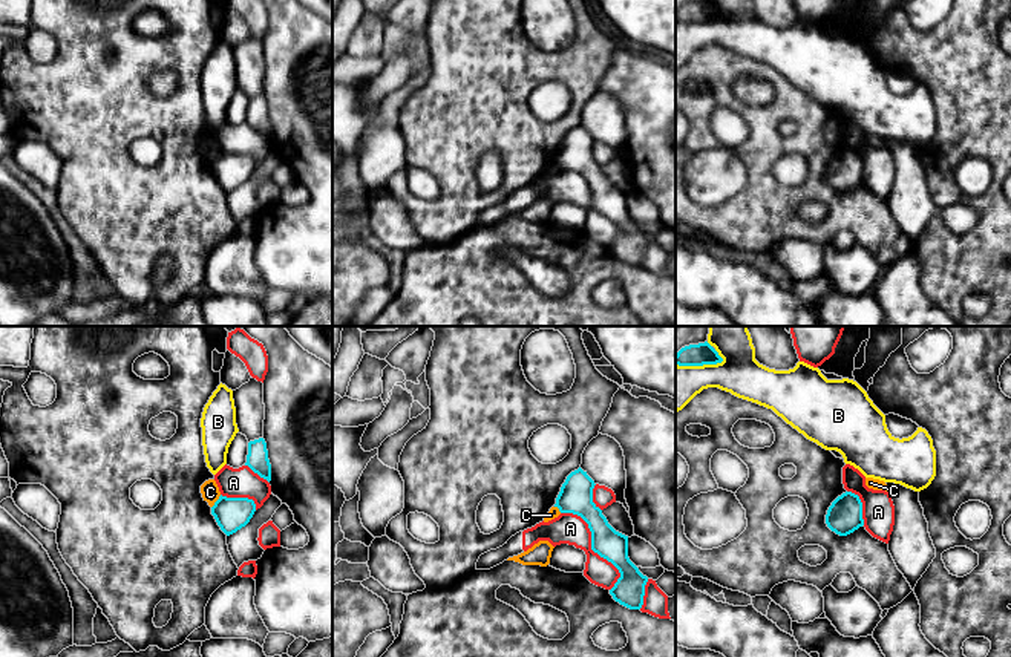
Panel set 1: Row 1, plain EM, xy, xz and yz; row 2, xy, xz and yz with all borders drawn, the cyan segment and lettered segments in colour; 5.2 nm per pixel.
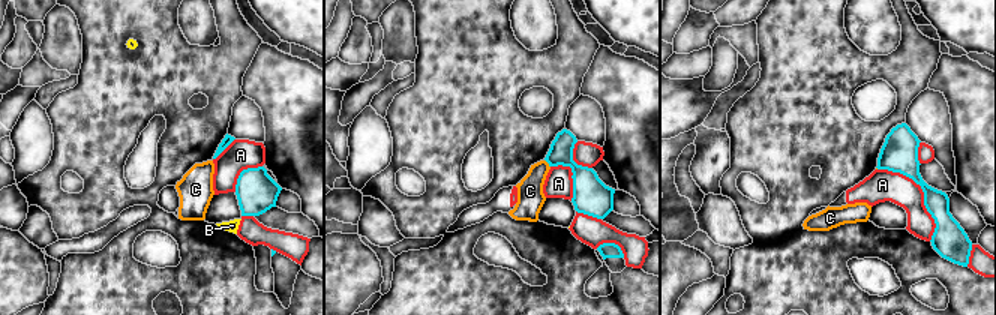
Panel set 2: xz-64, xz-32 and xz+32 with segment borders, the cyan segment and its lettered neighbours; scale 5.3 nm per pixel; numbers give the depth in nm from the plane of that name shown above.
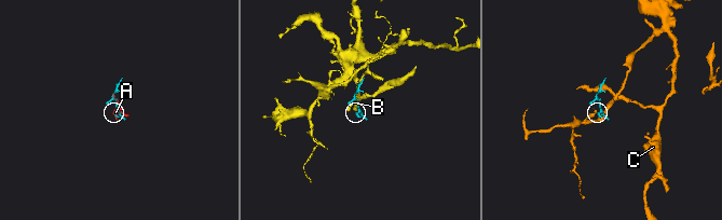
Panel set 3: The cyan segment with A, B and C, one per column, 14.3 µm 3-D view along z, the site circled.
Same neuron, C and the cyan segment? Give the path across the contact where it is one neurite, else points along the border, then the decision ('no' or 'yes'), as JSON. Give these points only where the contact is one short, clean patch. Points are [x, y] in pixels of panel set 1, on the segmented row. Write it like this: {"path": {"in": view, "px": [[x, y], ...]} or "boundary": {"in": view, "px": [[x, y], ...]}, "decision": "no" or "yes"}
{"boundary": {"in": "xy", "px": [[221, 495], [212, 507]]}, "decision": "no"}

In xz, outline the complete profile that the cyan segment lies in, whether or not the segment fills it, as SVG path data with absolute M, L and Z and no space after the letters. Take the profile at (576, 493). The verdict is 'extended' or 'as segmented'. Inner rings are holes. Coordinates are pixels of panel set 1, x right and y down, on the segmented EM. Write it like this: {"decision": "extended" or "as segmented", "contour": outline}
{"decision": "as segmented", "contour": "M579 467L567 476L555 507L561 513L577 515L588 524L591 550L611 562L620 573L610 594L620 605L640 610L648 577L628 557L628 536L616 531L593 502L594 485L594 481Z"}

